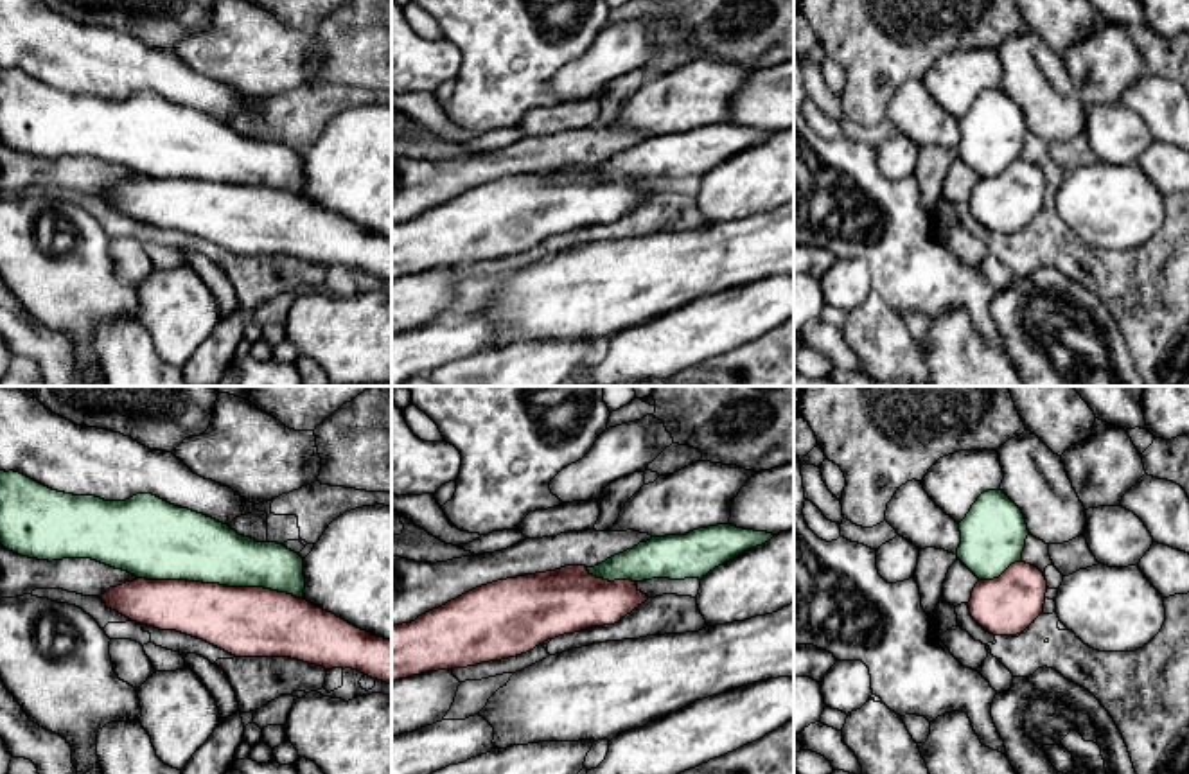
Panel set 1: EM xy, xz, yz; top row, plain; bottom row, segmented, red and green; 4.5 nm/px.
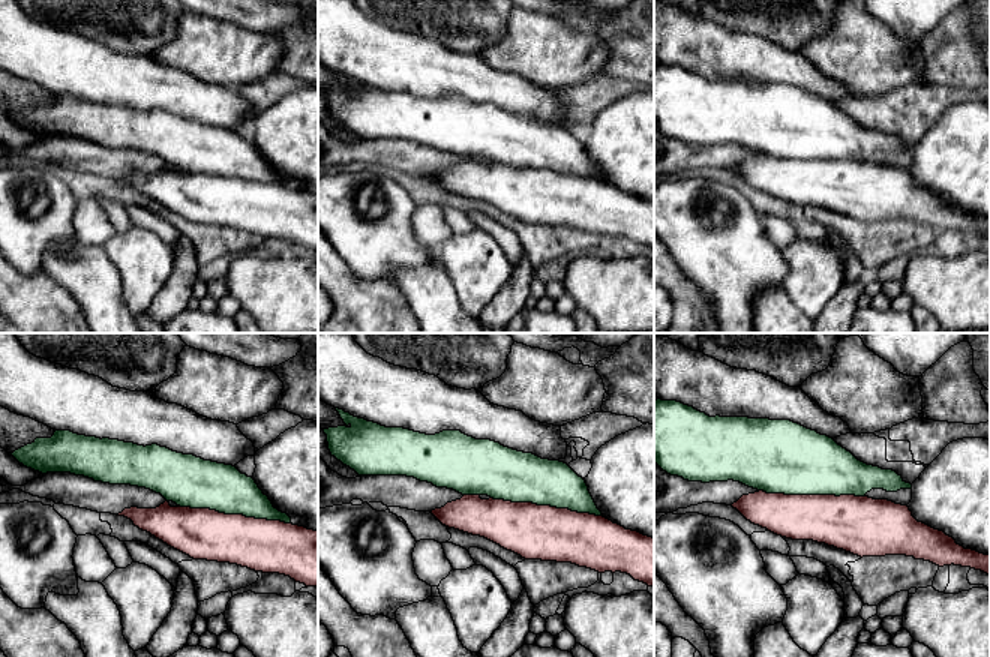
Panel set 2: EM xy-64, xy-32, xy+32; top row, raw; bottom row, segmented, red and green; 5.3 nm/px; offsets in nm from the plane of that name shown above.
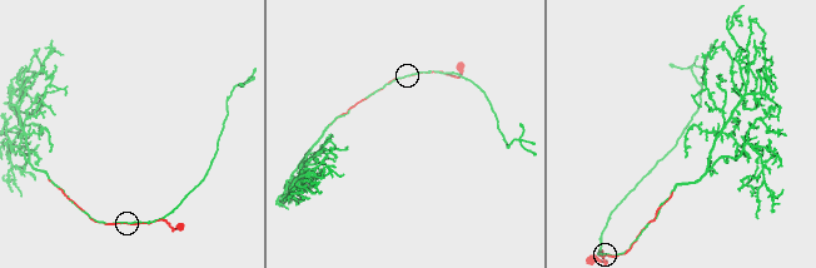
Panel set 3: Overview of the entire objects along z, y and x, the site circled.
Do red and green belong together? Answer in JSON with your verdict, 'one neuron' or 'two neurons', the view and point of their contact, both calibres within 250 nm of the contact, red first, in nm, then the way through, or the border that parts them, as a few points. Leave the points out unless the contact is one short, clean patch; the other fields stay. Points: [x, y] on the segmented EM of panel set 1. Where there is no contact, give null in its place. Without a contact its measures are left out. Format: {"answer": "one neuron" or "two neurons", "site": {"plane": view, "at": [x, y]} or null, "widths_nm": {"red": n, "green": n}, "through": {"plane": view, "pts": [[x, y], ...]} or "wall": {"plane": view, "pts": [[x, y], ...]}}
{"answer": "one neuron", "site": {"plane": "xy", "at": [221, 586]}, "widths_nm": {"red": 320, "green": 320}}

